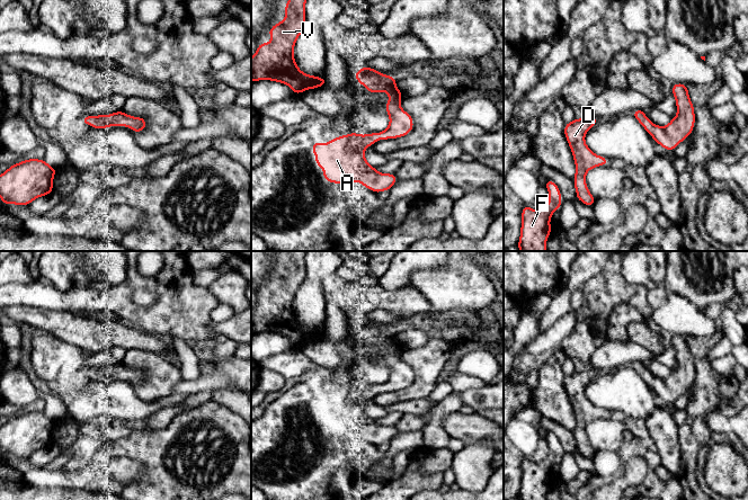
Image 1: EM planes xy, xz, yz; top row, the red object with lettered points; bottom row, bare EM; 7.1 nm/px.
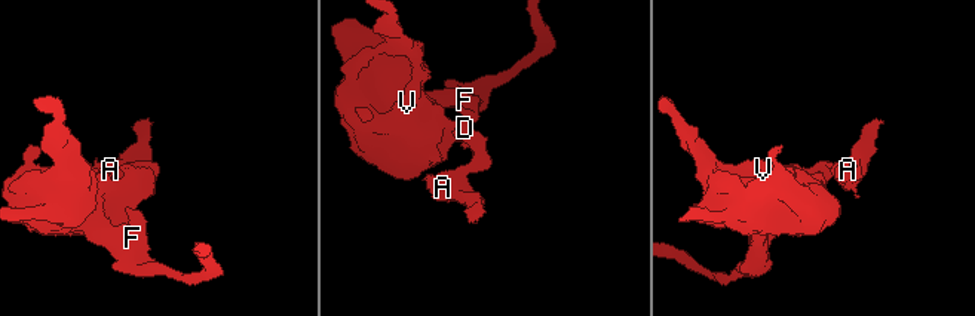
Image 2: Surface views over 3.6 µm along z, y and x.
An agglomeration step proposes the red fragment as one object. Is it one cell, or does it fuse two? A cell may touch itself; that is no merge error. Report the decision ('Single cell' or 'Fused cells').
Single cell

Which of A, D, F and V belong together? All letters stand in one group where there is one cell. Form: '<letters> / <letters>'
A D F V

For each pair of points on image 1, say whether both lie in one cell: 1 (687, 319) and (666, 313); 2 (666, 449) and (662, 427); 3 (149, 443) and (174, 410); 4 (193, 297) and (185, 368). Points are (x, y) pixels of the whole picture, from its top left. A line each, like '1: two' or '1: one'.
1: one
2: one
3: two
4: two

